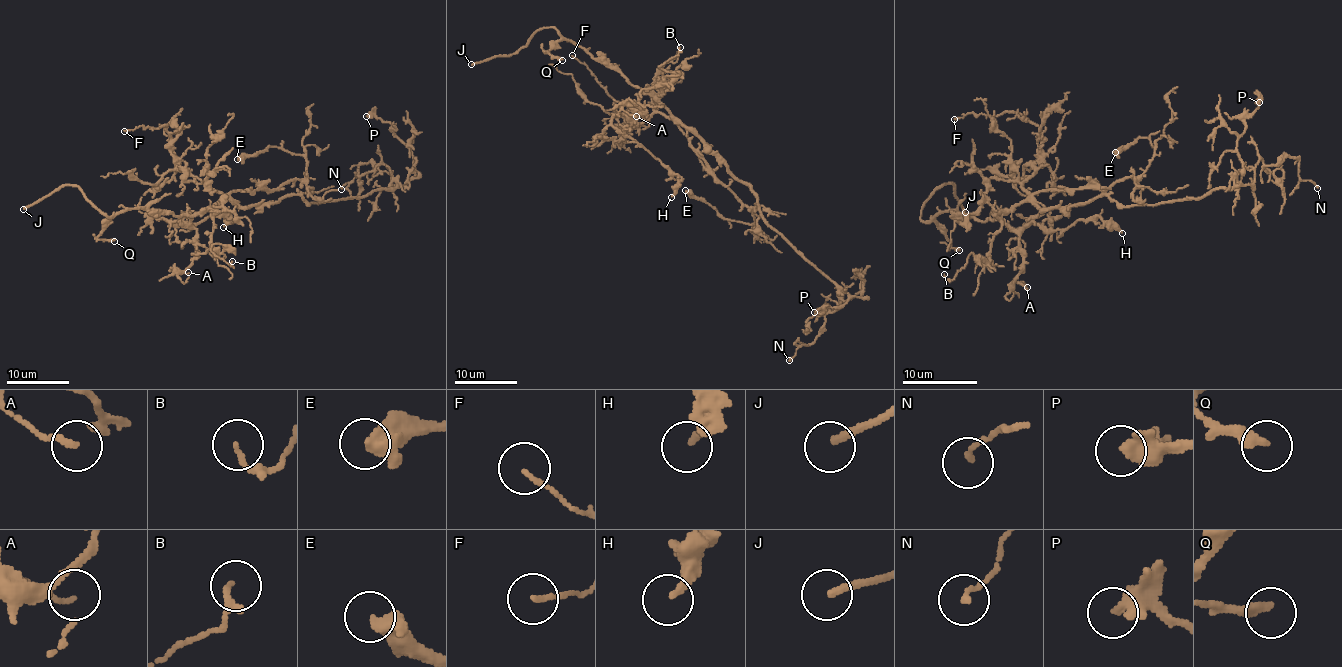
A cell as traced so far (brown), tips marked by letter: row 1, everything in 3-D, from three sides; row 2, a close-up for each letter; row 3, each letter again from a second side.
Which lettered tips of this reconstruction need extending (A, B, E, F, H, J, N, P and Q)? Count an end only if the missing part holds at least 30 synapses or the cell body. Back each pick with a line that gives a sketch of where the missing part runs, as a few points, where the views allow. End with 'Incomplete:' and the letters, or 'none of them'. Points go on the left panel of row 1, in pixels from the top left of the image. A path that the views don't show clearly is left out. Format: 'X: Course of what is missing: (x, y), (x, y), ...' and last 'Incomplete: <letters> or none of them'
Incomplete: J

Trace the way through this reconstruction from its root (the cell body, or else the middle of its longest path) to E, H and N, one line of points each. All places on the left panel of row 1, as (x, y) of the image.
E: (267, 203), (240, 206), (229, 195), (237, 190), (278, 189), (302, 179), (305, 157), (269, 146), (237, 159)
H: (267, 203), (239, 206), (220, 200), (188, 223), (163, 219), (199, 223), (210, 216), (231, 217), (223, 227)
N: (267, 203), (291, 195), (324, 203), (399, 187), (382, 164), (377, 170), (365, 162), (341, 189)

